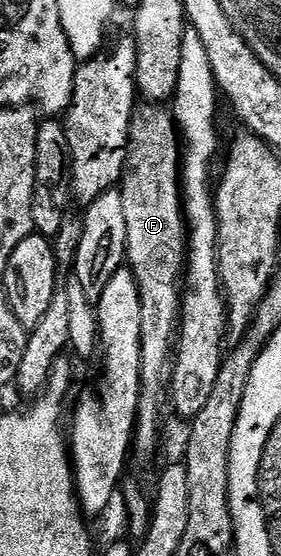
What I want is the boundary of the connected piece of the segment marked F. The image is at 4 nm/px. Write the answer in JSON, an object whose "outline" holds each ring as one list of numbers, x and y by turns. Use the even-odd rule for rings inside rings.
{"outline":[[161,105,138,106,129,126,129,143,119,190,123,199,123,218,127,221,127,267,133,272,139,289,141,396,131,449,141,457,151,456,157,447,161,398,167,395,167,384,171,379,171,352,179,331,183,272,187,262,187,228,179,188,182,154,172,114]]}

